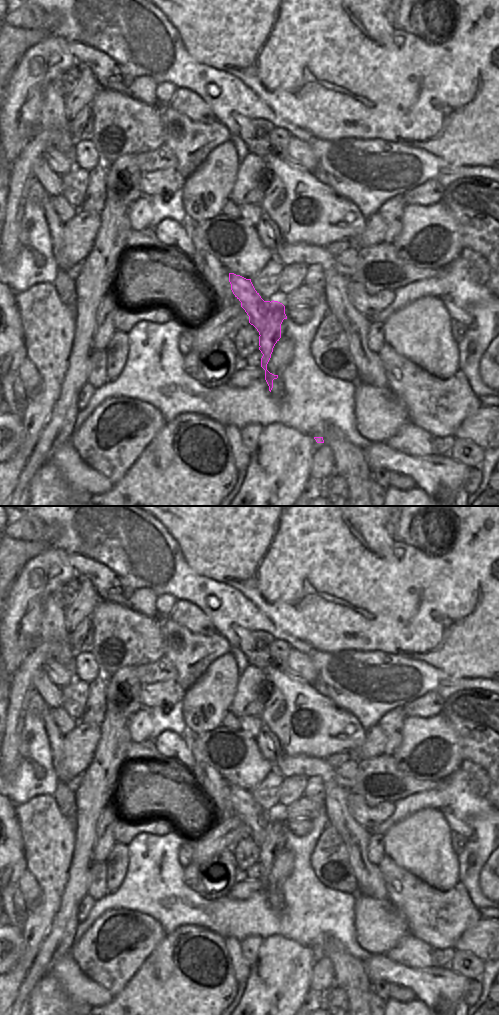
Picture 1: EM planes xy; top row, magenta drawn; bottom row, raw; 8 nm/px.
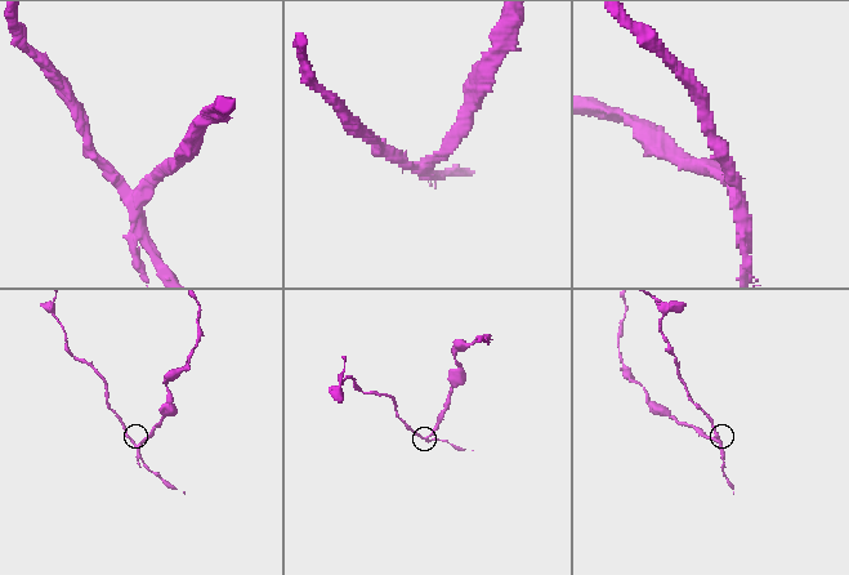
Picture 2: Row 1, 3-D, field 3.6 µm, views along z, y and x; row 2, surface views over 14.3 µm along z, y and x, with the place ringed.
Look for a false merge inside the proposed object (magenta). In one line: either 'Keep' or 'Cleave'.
Cleave.

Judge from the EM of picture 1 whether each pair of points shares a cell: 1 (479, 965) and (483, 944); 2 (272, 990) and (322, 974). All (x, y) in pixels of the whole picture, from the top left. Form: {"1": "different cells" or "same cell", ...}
{"1": "different cells", "2": "different cells"}

